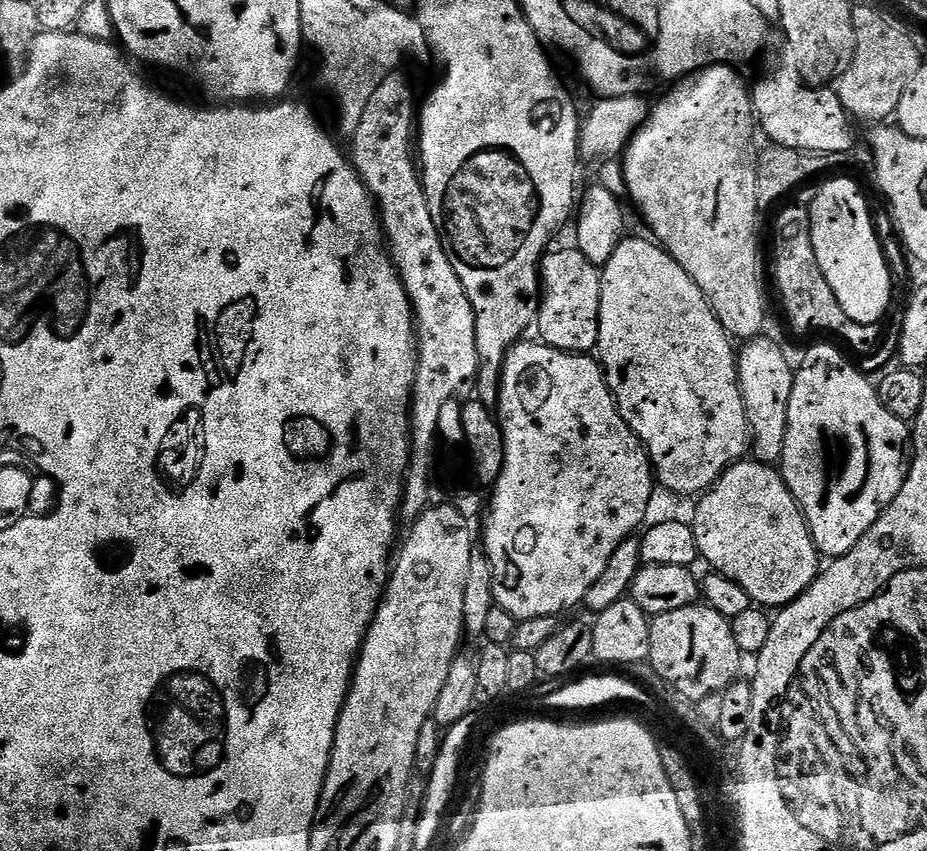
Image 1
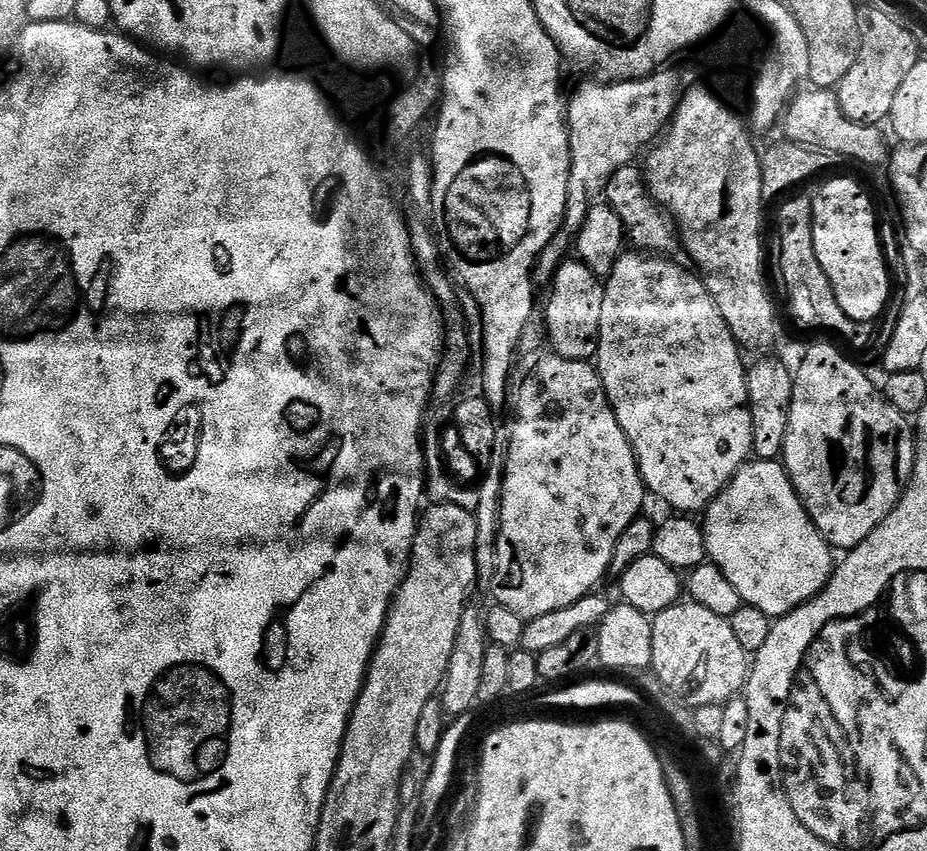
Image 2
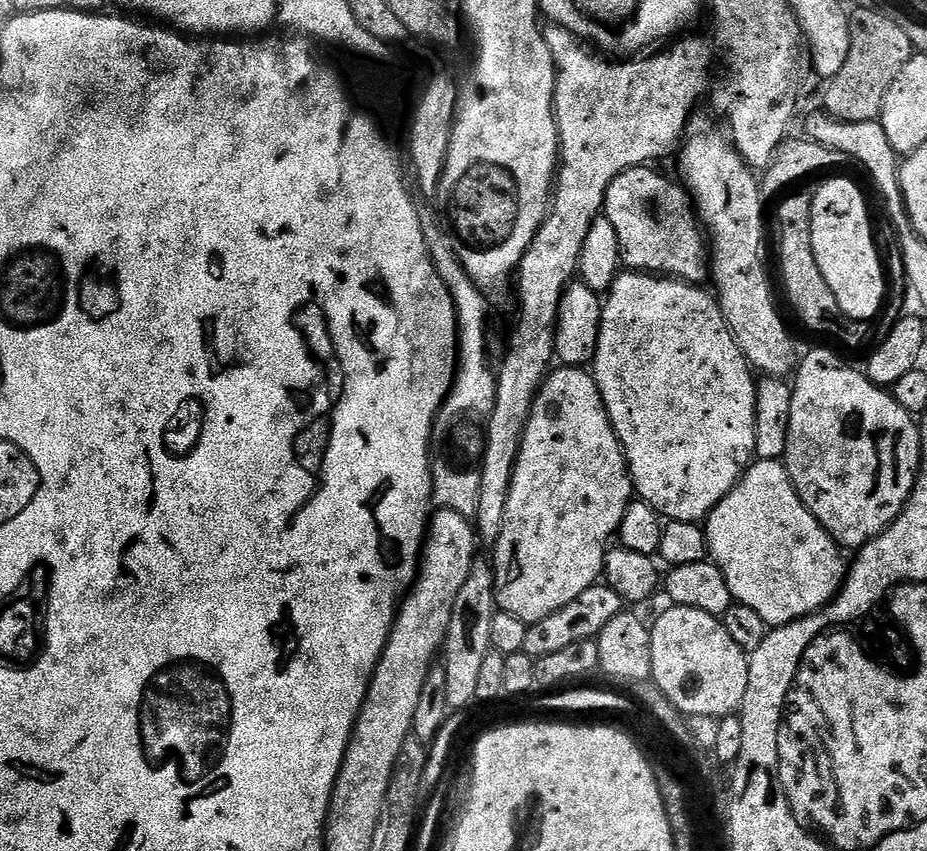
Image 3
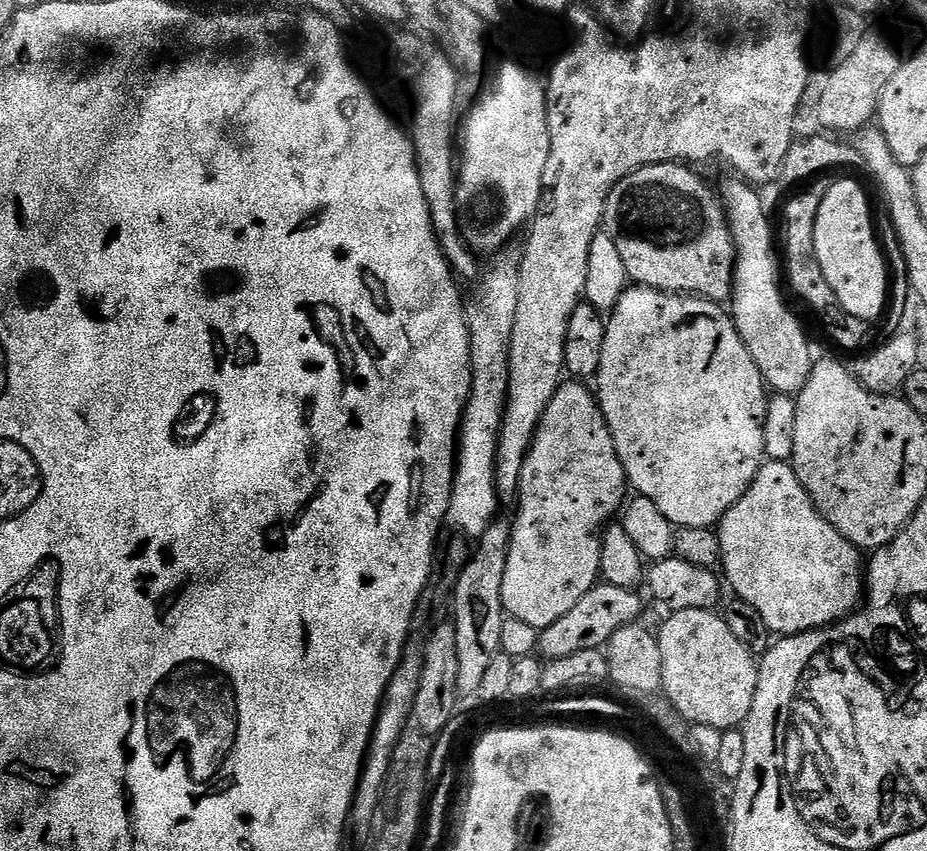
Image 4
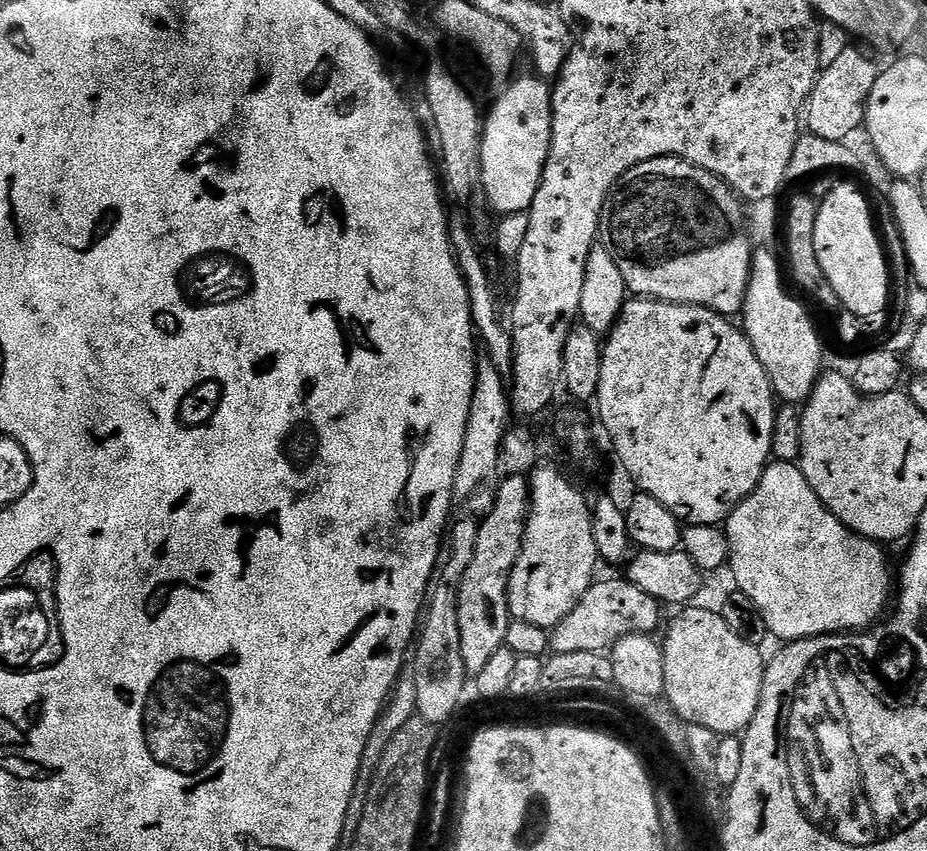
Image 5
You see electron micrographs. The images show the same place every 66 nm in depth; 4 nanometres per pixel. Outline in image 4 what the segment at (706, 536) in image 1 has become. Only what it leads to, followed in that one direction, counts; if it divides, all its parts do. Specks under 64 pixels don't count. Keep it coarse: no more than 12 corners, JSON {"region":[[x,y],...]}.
{"region":[[791,463],[720,519],[727,587],[777,637],[843,621],[866,564]]}

